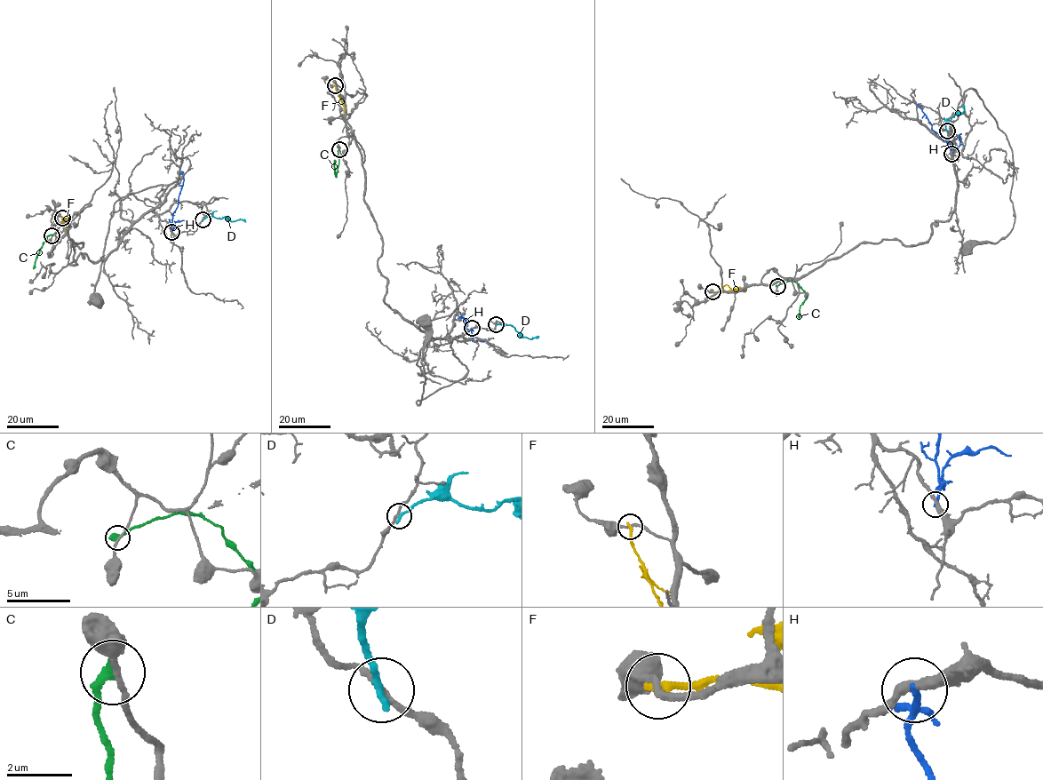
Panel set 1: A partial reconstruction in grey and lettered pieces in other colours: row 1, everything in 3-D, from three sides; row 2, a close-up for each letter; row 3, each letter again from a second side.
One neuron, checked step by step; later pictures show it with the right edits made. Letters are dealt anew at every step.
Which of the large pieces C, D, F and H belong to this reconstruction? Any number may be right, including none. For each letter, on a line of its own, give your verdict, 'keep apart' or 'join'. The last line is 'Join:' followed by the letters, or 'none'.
C: keep apart
D: keep apart
F: keep apart
H: keep apart
Join: none

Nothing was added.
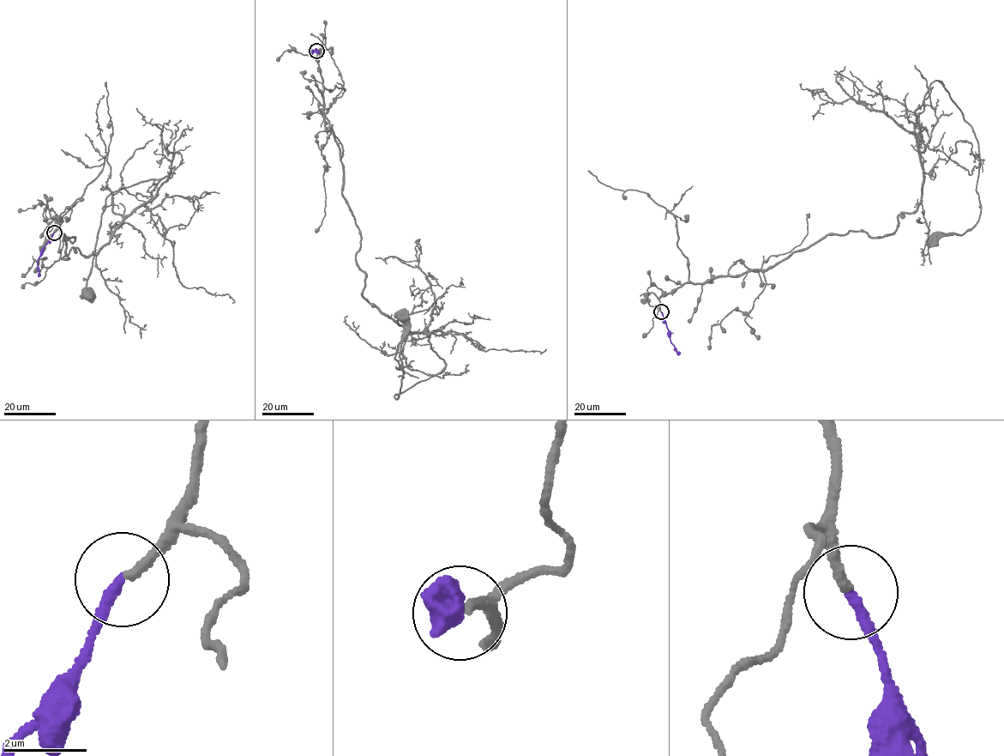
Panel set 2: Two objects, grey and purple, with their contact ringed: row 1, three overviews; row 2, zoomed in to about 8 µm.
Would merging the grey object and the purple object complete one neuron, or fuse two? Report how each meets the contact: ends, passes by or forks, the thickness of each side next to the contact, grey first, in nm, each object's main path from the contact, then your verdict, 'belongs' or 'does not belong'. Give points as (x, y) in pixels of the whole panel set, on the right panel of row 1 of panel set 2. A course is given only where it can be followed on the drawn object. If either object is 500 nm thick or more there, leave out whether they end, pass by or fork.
grey ends there; purple ends there; 240 nm thick on the grey side, 260 nm on the other; grey runs (661, 312), (686, 283), (893, 232), (920, 201), (914, 126), (936, 81), (976, 138), (981, 214), (933, 240); purple runs (661, 312), (671, 342), (679, 354); belongs

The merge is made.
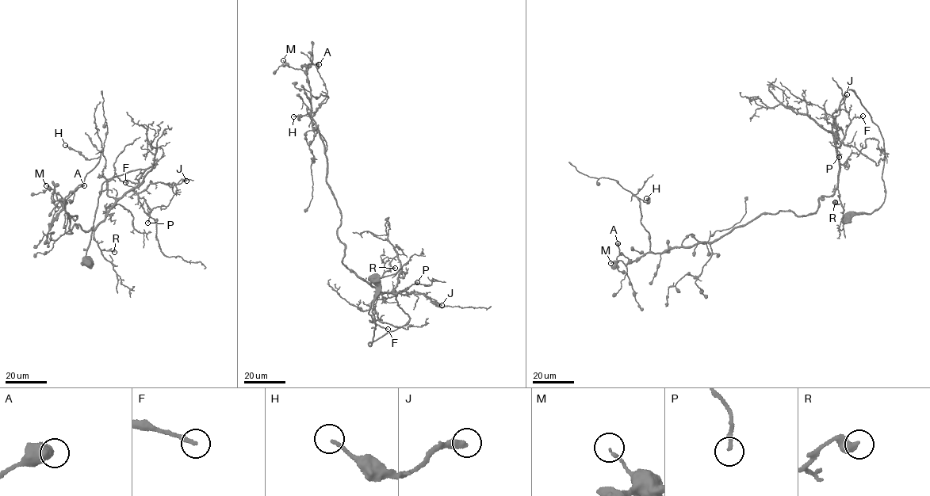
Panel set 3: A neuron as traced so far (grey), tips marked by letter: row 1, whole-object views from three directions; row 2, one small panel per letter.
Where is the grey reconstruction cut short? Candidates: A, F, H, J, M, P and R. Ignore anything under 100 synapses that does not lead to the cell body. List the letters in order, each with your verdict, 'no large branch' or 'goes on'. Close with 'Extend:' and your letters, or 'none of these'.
A: no large branch
F: no large branch
H: no large branch
J: no large branch
M: no large branch
P: no large branch
R: no large branch
Extend: none of these

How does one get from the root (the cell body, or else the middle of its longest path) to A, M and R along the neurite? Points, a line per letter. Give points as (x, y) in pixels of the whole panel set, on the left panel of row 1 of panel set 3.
A: (87, 261), (102, 184), (156, 163), (94, 228), (67, 233), (78, 215), (67, 217), (63, 200), (84, 185)
M: (87, 261), (102, 184), (156, 163), (87, 230), (67, 233), (78, 215), (46, 185)
R: (87, 261), (81, 264), (102, 184), (156, 163), (94, 231), (100, 249), (114, 252)

